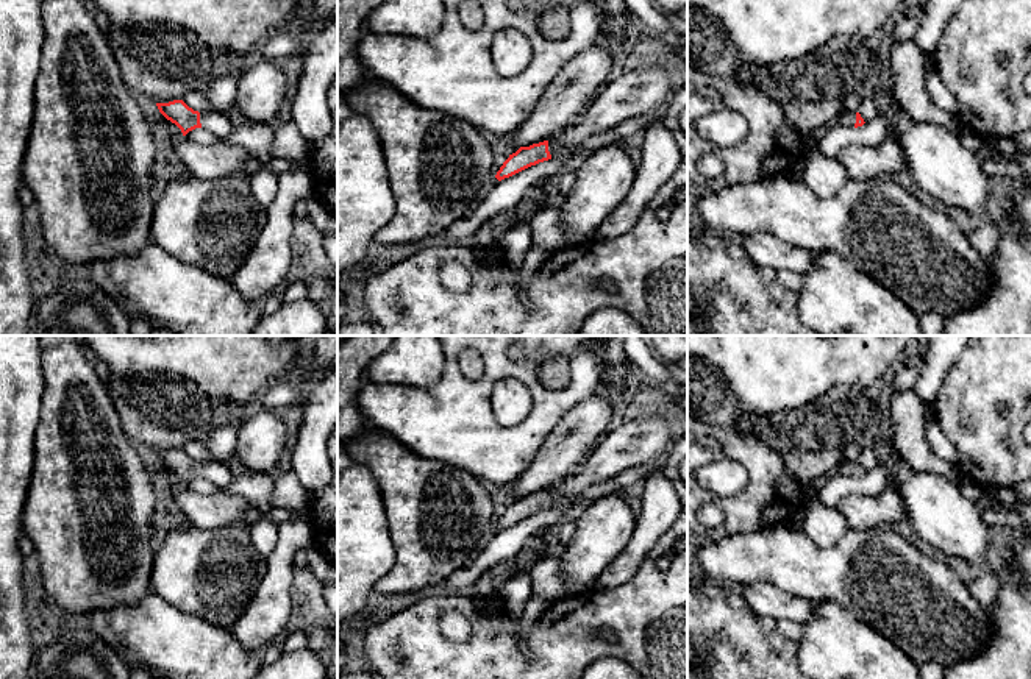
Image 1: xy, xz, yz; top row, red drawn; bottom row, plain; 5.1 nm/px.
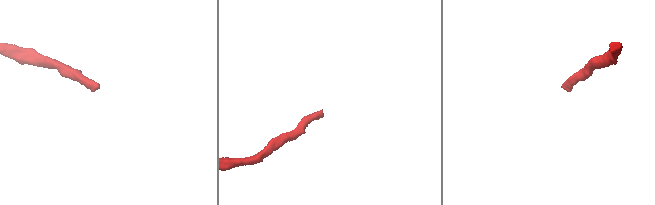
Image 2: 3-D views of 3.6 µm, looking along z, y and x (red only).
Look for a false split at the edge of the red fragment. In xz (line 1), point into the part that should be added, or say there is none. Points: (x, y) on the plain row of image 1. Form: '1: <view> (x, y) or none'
1: xz (647, 434)

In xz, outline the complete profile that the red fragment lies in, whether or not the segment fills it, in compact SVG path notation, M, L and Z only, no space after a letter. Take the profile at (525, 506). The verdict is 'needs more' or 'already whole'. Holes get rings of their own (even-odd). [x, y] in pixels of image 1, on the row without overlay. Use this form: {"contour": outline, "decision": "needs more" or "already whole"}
{"contour": "M659 409L633 411L630 420L592 448L573 476L555 489L520 496L503 512L495 528L501 531L551 507L569 510L587 487L631 467L650 465L655 457L669 451L672 443L670 420L665 414Z", "decision": "needs more"}

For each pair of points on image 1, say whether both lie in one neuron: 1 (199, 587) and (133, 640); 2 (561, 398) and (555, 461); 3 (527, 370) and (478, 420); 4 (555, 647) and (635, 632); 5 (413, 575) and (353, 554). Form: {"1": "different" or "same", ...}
{"1": "different", "2": "different", "3": "same", "4": "same", "5": "different"}

